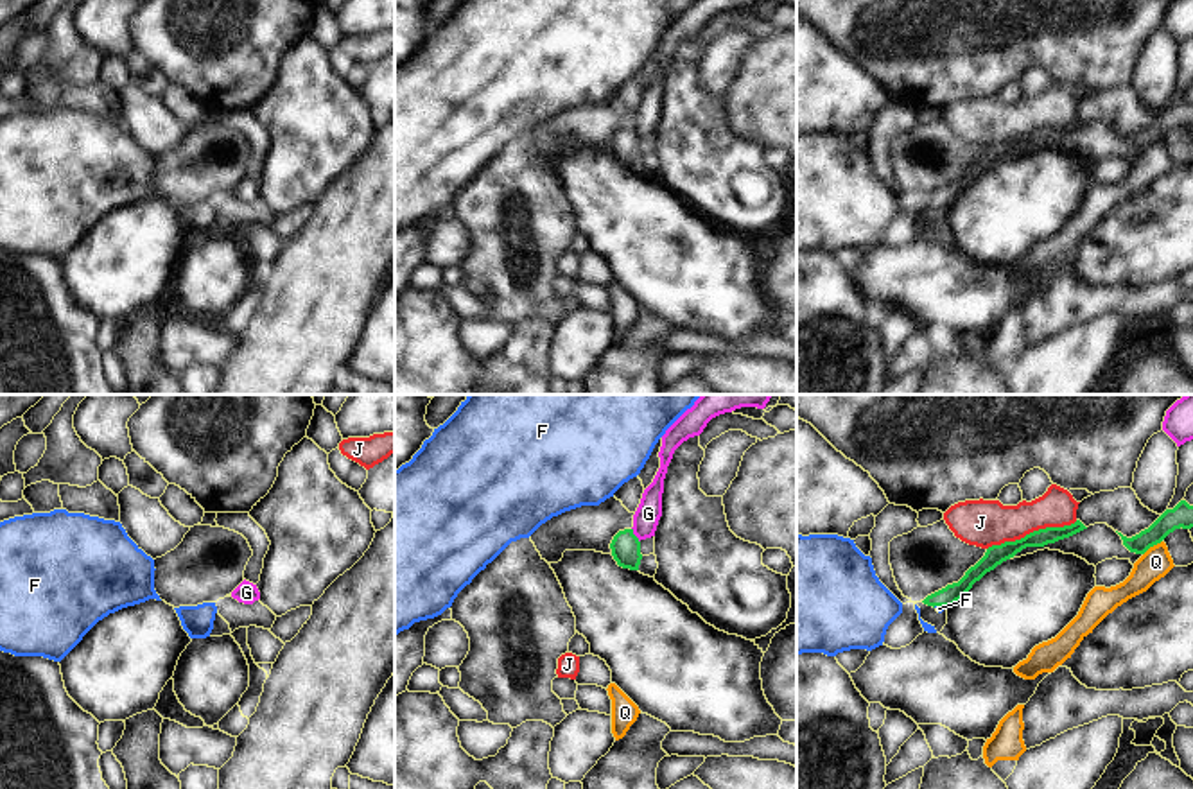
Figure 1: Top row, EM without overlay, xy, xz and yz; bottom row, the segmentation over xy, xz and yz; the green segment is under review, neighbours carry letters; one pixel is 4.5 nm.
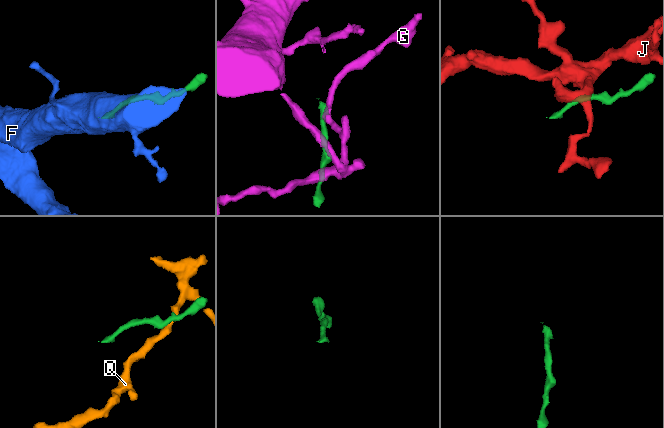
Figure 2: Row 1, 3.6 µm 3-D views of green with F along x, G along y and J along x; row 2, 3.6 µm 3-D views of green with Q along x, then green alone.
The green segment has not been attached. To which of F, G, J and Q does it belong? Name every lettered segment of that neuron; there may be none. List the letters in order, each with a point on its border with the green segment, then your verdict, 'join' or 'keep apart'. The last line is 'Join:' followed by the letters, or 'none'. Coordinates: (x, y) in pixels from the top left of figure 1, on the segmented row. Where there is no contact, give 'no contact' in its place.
F: contact yz (940, 605); join
G: contact xz (634, 535); keep apart
J: contact yz (1034, 531); keep apart
Q: contact yz (1152, 546); keep apart
Join: F

